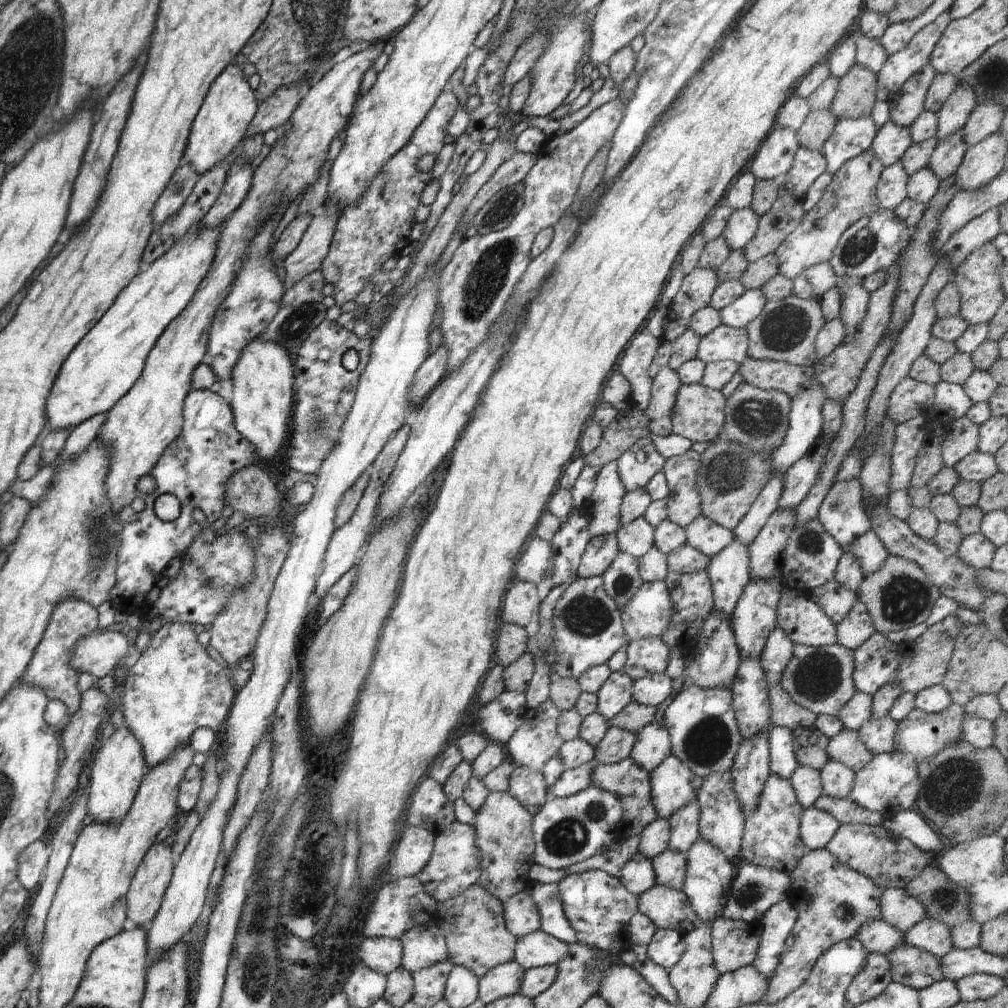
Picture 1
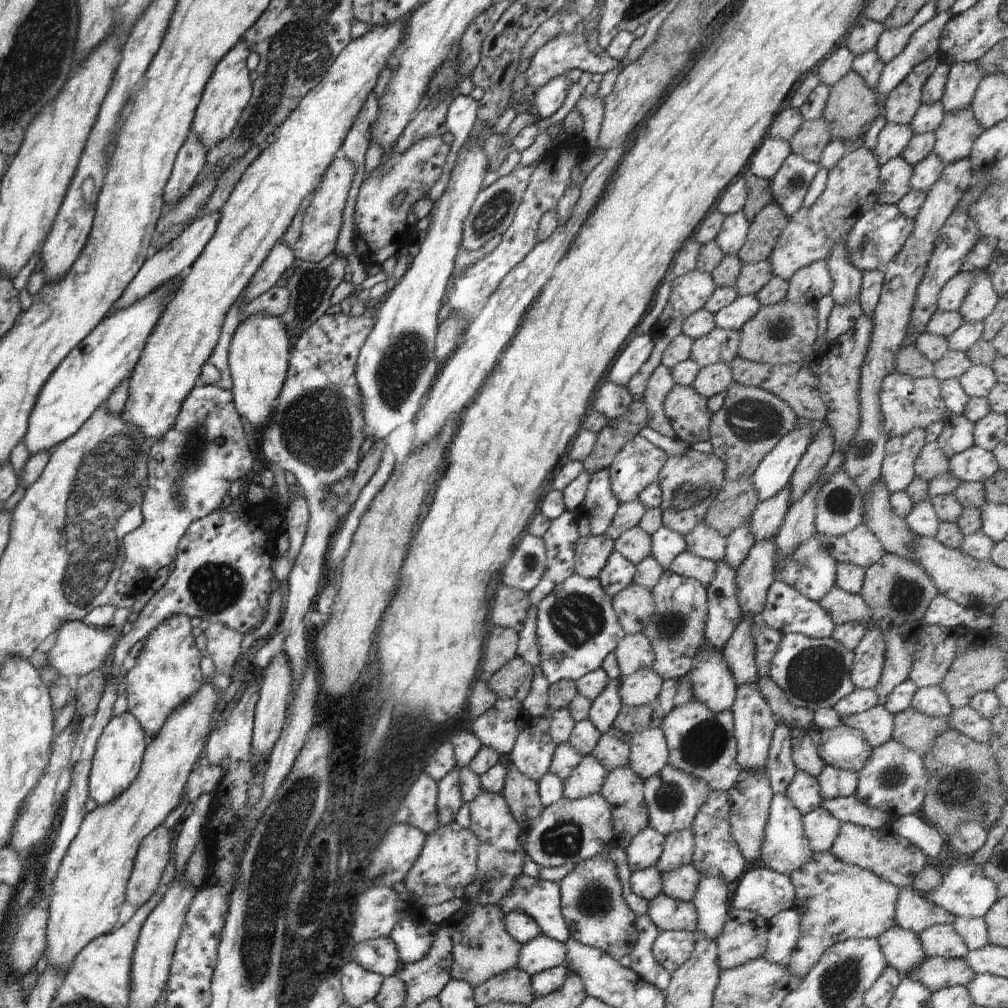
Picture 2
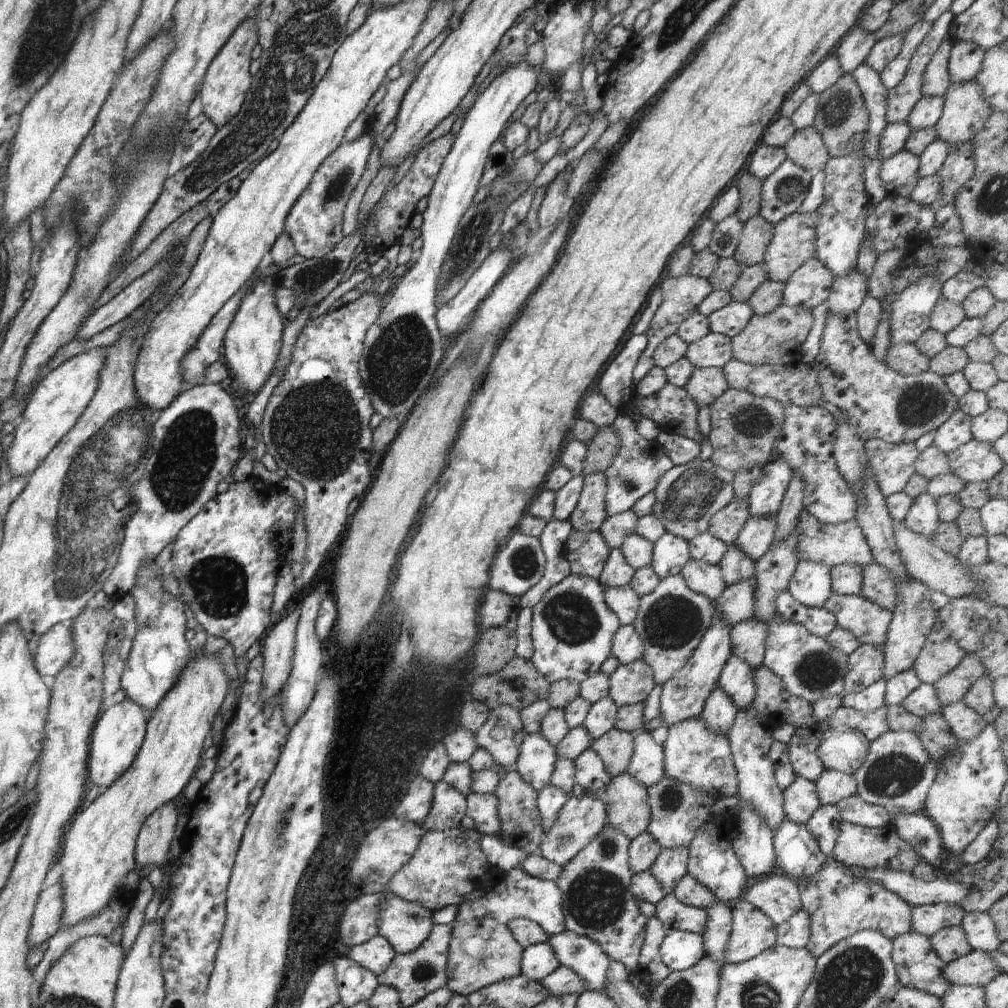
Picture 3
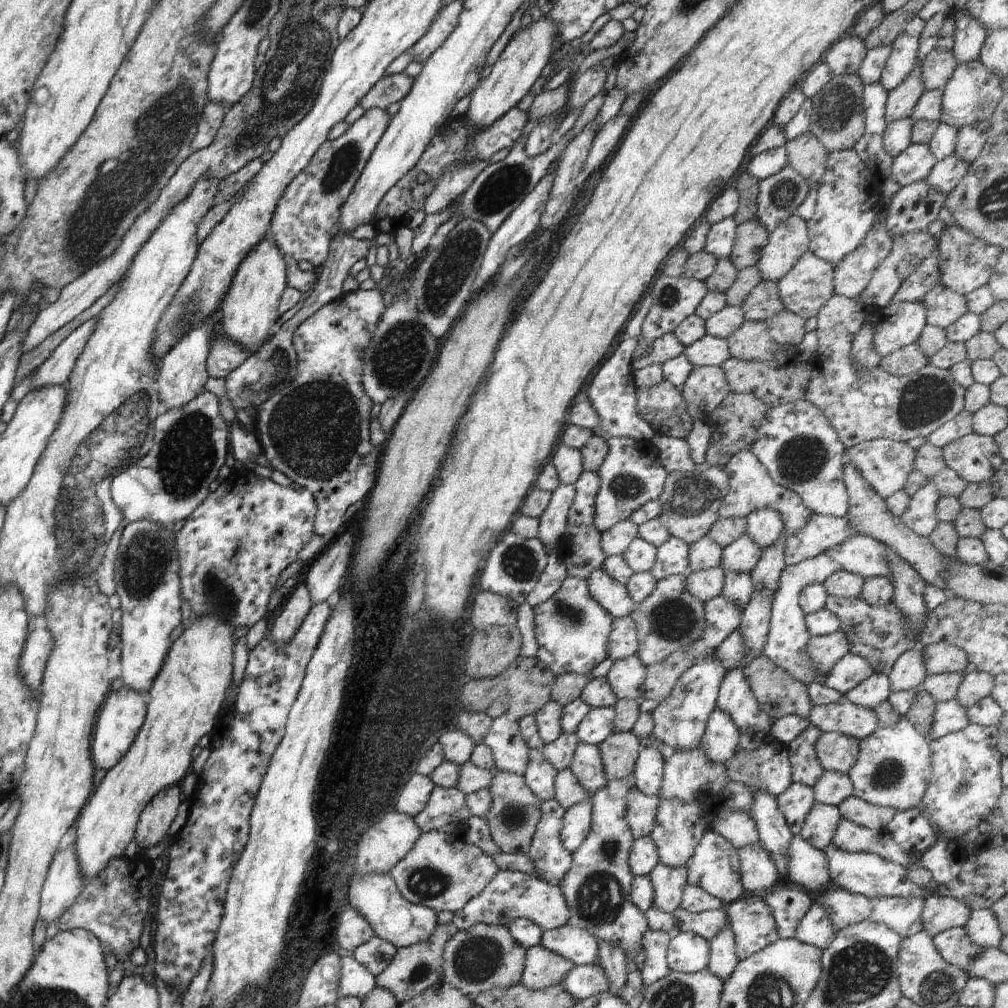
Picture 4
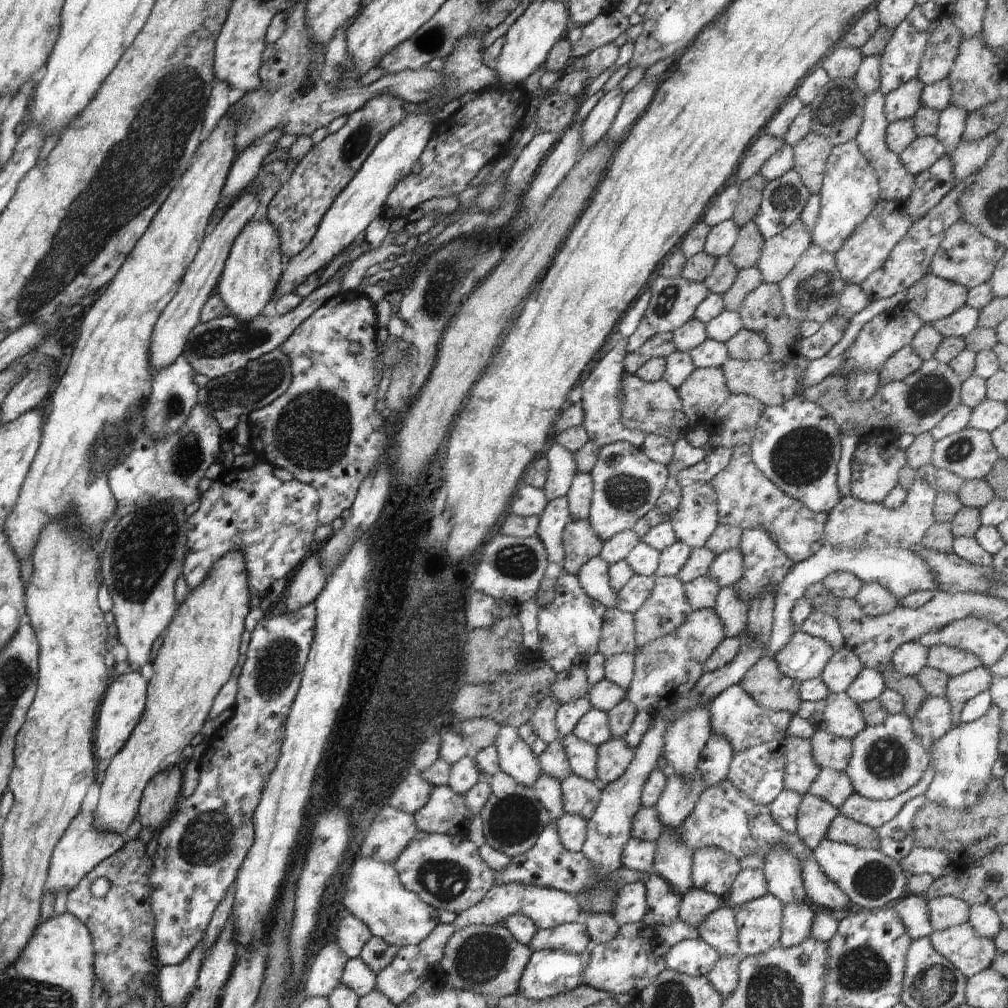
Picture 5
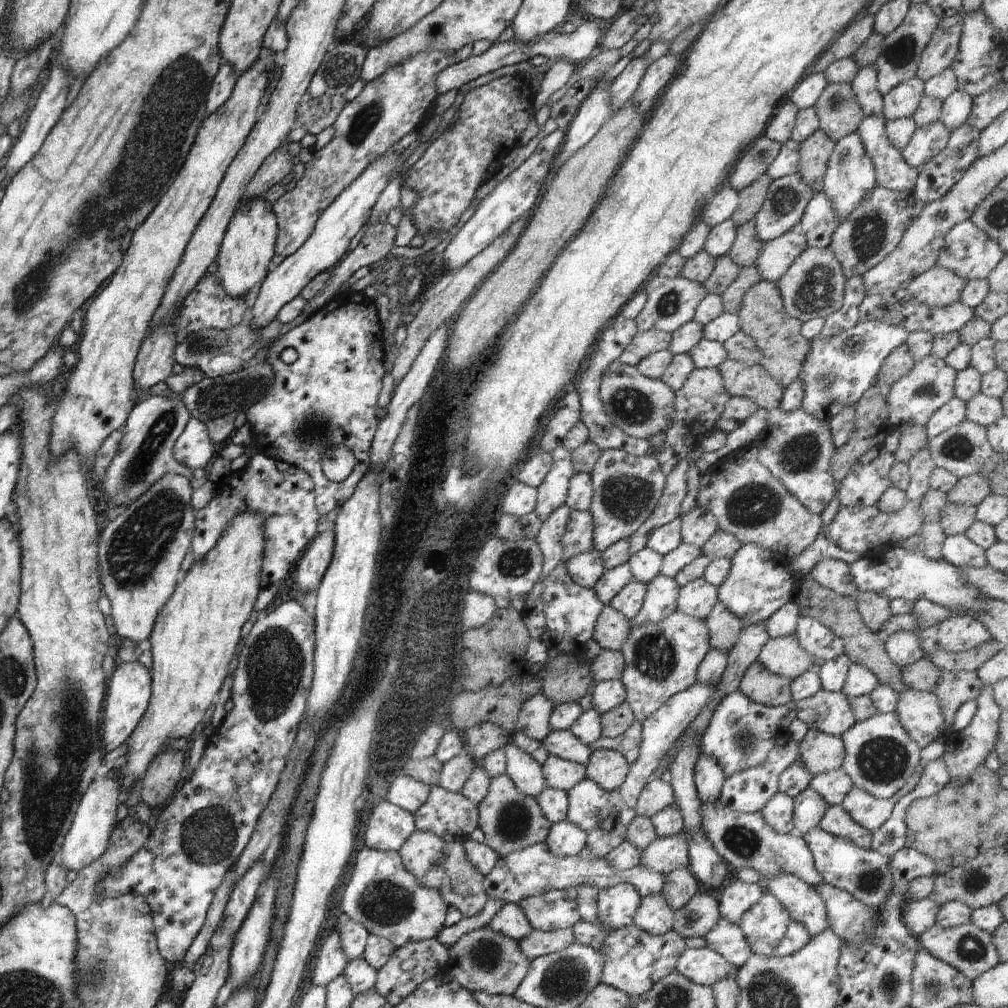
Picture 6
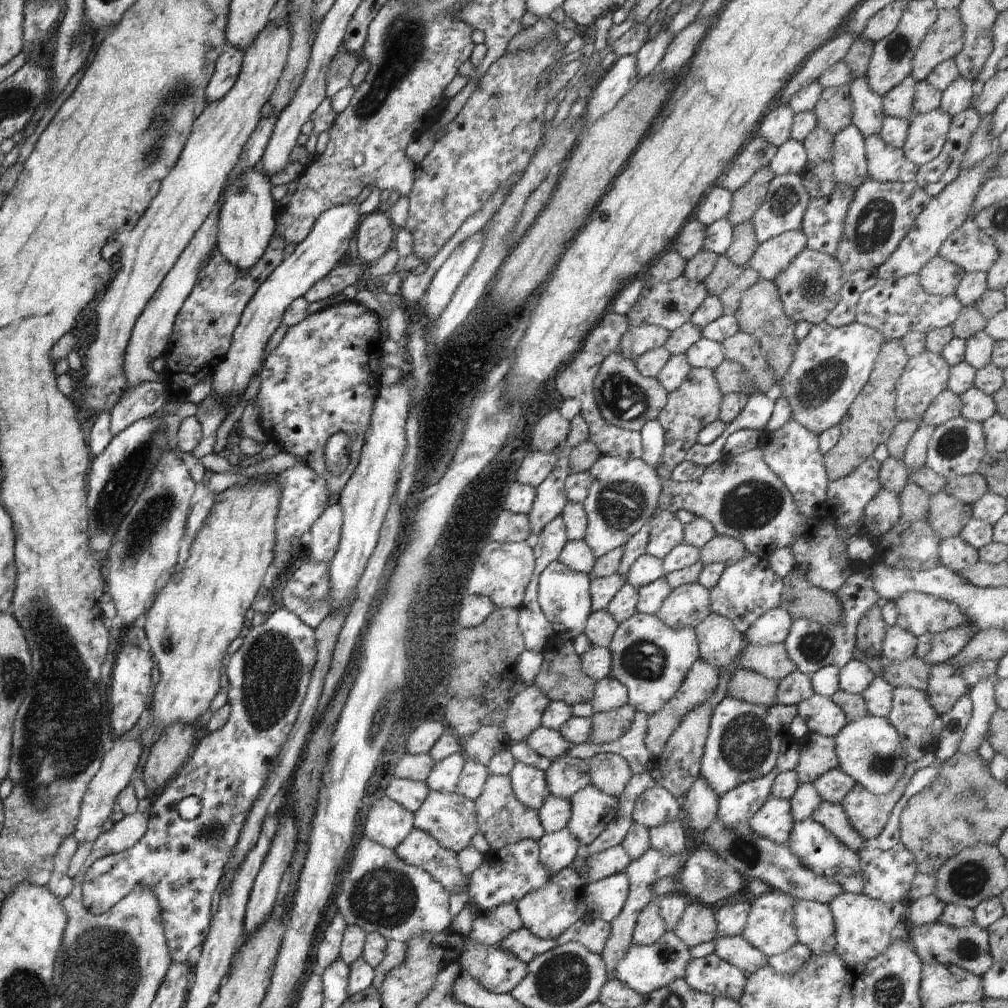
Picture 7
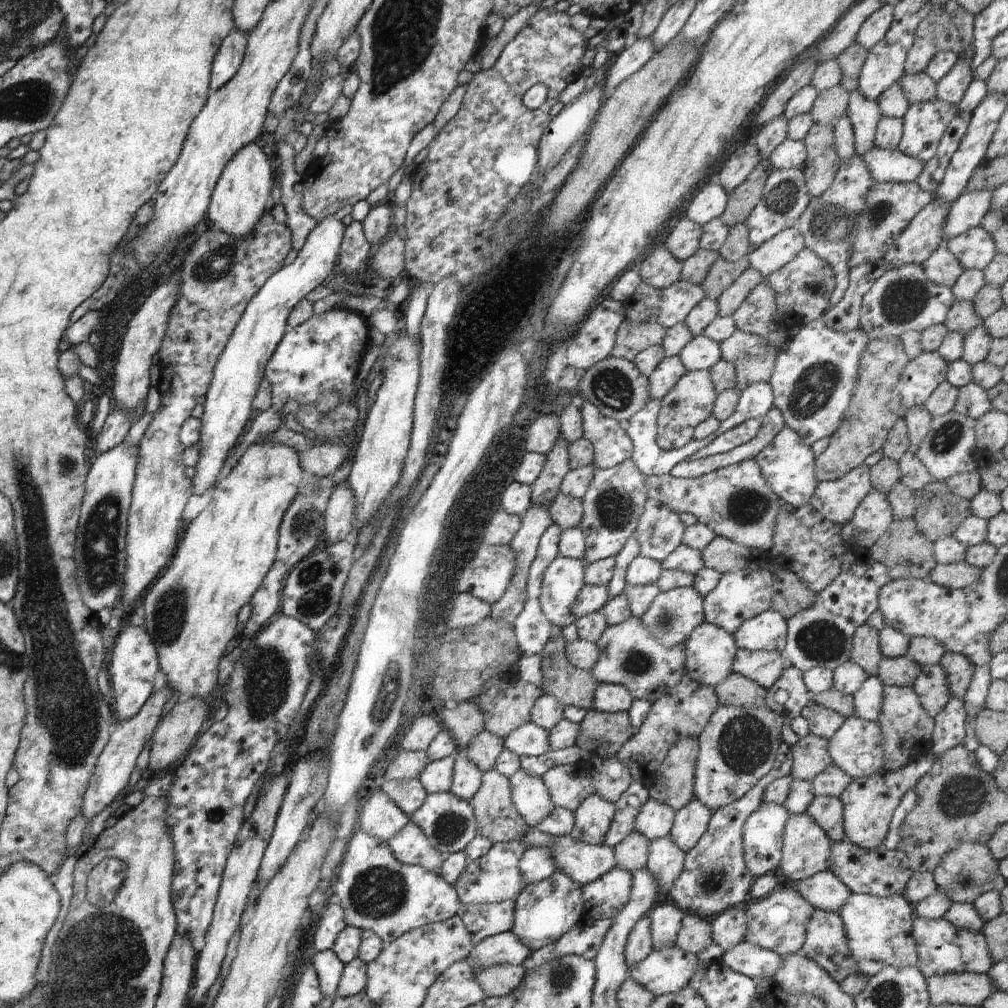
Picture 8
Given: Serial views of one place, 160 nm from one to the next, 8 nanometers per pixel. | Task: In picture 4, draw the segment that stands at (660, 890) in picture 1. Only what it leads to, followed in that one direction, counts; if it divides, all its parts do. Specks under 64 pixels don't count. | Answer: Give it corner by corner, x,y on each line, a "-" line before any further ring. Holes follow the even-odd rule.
680,906
673,914
678,918
681,931
697,934
708,942
729,924
728,915
723,908
691,913

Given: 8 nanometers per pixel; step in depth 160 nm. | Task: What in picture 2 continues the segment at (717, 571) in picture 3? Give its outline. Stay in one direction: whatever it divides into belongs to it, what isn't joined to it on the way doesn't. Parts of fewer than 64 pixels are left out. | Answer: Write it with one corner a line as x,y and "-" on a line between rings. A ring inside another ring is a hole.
684,551
671,562
668,570
683,577
701,582
706,588
716,574
716,563

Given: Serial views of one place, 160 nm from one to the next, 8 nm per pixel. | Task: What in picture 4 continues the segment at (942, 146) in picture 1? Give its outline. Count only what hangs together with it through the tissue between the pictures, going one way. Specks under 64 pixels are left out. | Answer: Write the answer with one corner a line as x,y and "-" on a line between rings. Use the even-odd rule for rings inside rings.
979,60
957,63
943,89
940,122
945,122
958,130
961,126
989,119
1004,93
998,75
986,68

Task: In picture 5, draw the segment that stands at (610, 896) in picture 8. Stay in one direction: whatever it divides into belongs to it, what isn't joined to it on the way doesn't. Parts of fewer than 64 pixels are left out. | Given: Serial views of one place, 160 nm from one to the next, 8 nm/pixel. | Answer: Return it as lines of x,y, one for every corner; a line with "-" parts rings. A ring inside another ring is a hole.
642,881
624,885
614,897
611,915
621,927
626,923
642,921
647,909
646,887

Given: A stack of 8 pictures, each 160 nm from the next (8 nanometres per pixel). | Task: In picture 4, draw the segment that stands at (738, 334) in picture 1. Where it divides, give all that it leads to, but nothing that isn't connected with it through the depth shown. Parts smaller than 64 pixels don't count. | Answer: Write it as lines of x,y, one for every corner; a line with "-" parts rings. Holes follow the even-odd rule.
704,335
694,344
685,347
683,353
694,367
720,366
725,360
732,357
726,339
712,335

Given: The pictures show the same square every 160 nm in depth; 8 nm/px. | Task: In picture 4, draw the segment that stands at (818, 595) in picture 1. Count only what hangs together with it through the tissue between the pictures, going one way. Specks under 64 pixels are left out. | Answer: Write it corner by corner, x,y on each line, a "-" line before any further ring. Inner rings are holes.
828,595
825,608
841,622
841,631
850,643
850,653
865,658
876,673
887,677
901,654
914,647
919,647
918,636
915,635
913,622
894,604
870,606
861,597
847,599

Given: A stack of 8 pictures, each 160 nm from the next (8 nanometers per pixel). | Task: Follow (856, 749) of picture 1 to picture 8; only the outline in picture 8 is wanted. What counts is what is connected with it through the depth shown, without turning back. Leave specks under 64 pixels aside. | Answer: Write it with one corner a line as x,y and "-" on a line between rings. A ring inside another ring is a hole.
809,733
791,746
793,752
792,778
811,781
817,774
833,764
827,751
829,739

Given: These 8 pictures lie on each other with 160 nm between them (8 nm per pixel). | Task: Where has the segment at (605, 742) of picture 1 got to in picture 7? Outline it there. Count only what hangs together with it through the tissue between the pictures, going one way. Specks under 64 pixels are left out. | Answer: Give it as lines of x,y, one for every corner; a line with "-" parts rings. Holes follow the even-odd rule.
601,753
587,761
591,785
619,799
632,778
628,762
615,753

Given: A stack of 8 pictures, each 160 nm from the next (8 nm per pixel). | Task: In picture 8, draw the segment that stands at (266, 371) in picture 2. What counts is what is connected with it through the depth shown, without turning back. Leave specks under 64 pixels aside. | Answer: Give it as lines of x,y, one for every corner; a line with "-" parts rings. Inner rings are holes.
254,141
248,143
234,153
221,172
207,210
211,222
229,235
237,237
251,235
260,217
271,206
270,192
275,184
266,154

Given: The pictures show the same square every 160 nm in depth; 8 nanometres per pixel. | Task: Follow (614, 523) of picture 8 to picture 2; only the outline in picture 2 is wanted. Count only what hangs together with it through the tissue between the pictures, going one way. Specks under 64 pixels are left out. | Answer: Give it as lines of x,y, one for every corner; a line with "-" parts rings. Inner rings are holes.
640,435
626,442
608,468
611,491
619,504
635,501
647,486
658,481
668,457

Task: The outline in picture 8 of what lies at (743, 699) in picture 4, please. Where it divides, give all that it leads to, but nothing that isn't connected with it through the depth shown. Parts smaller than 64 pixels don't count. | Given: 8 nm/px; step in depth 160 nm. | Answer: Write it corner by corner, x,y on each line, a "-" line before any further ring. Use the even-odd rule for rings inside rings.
718,705
710,722
699,734
699,755
694,775
694,799
711,811
732,804
770,772
782,740
782,725
788,718
768,707

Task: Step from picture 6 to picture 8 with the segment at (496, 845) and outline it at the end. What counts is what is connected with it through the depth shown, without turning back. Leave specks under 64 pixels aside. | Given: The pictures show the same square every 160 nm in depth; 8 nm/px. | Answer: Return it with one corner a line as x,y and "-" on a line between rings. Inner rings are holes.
496,769
482,773
482,784
478,792
469,800
474,816
478,820
480,832
478,835
489,838
493,843
507,843
518,839
530,826
518,814
511,799
511,782
508,777
500,774

